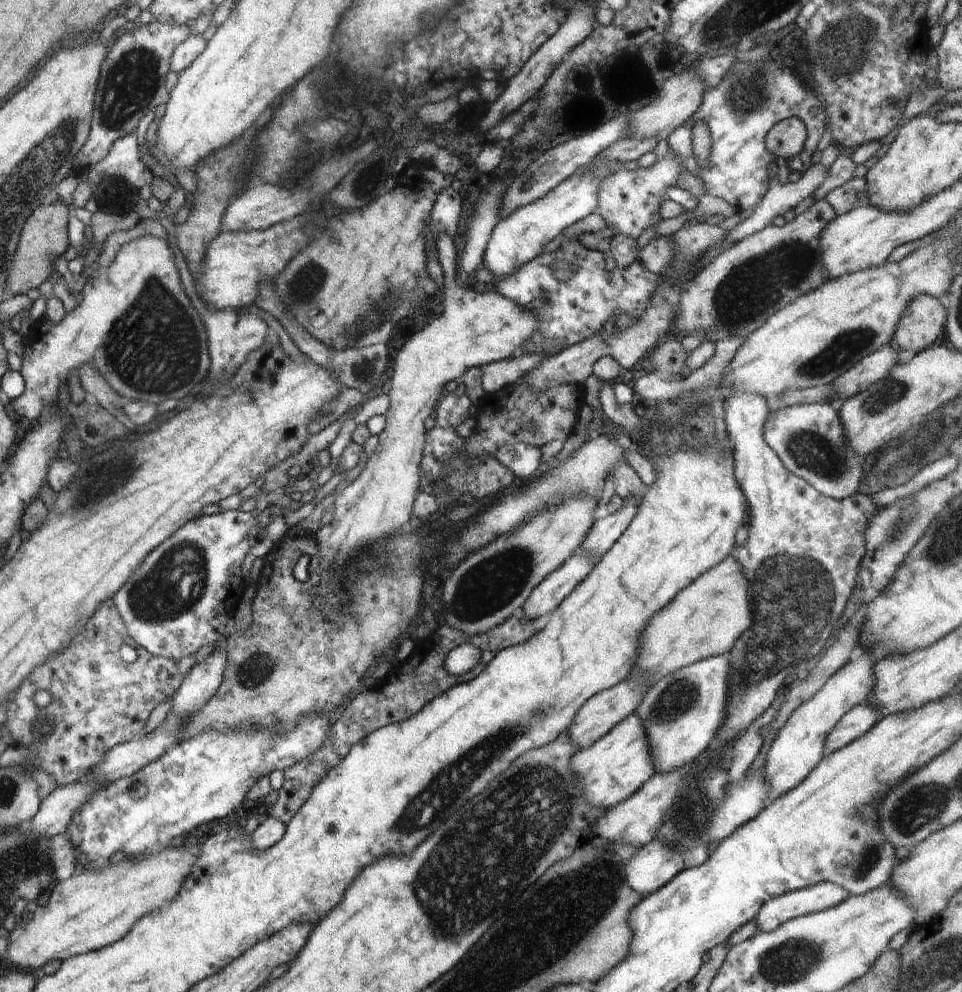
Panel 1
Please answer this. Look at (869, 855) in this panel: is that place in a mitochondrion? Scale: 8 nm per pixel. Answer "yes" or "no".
yes

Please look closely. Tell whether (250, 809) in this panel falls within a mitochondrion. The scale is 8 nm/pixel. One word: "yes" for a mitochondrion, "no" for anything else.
no

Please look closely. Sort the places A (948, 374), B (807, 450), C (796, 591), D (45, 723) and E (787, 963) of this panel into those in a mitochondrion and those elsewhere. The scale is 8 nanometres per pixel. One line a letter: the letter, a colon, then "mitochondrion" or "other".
A: other
B: mitochondrion
C: mitochondrion
D: mitochondrion
E: mitochondrion

